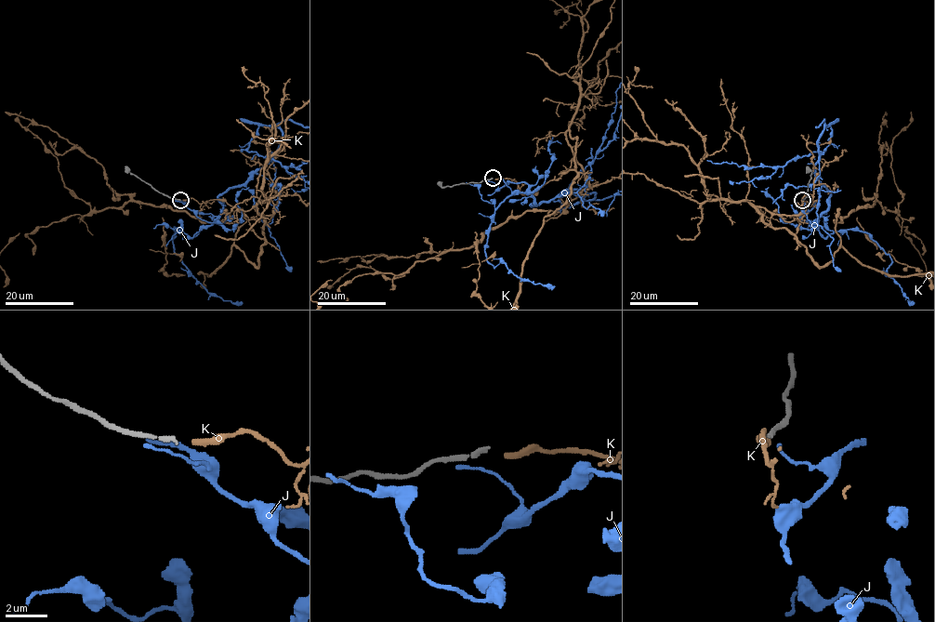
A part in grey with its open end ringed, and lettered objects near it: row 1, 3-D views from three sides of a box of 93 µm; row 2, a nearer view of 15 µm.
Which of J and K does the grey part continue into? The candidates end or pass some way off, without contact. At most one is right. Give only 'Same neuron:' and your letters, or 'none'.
Same neuron: none

